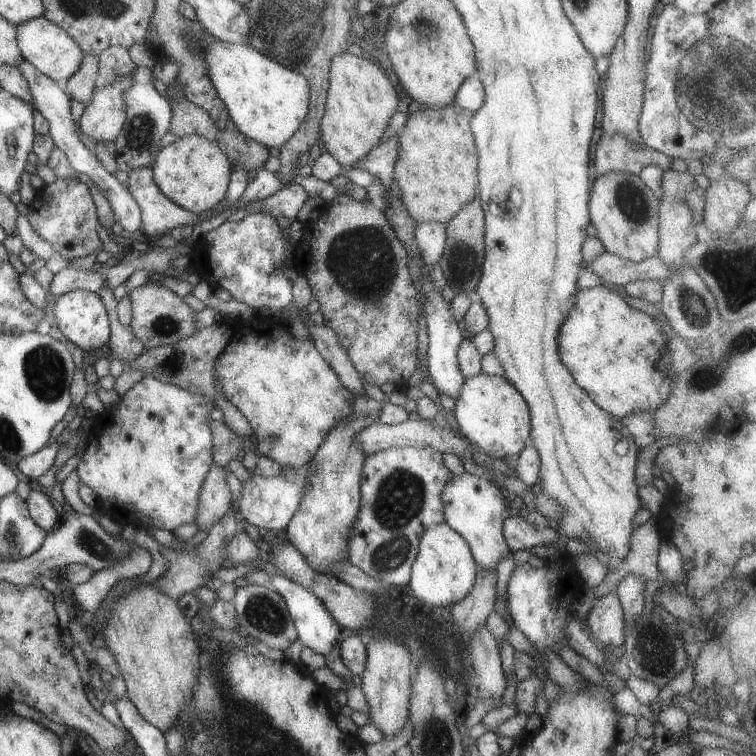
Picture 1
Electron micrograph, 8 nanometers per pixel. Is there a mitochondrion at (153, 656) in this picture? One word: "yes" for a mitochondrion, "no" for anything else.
no

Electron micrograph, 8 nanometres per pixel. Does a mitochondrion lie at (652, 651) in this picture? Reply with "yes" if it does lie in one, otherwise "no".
yes

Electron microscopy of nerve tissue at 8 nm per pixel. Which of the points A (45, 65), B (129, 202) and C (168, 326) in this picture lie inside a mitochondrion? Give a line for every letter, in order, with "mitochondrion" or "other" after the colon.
A: other
B: other
C: mitochondrion

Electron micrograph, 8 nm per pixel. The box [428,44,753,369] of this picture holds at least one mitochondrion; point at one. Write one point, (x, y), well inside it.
(696, 311)

